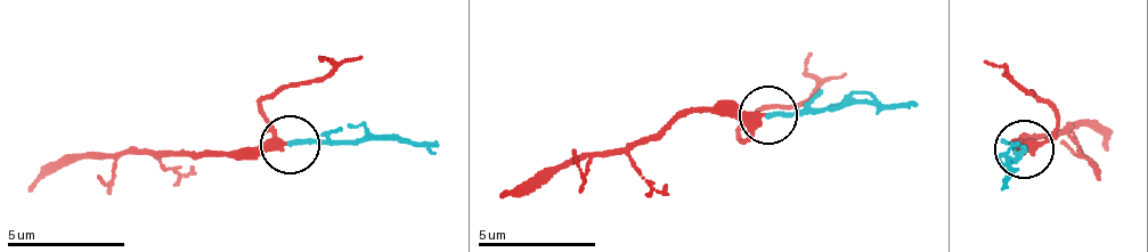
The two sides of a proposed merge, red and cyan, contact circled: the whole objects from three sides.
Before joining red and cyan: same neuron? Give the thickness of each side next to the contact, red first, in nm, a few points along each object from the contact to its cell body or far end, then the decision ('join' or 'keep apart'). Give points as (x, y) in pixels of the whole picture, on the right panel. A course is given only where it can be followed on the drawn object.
320/220 nm | red via (1026, 149), (1024, 132), (1049, 138), (1083, 122), (1109, 152) | cyan via (1025, 151), (1010, 159), (1001, 188) | join

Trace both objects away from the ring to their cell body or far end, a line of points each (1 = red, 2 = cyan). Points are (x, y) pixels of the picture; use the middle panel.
1: (764, 116), (675, 111), (651, 137), (545, 167), (502, 200)
2: (770, 116), (846, 103), (916, 102)

